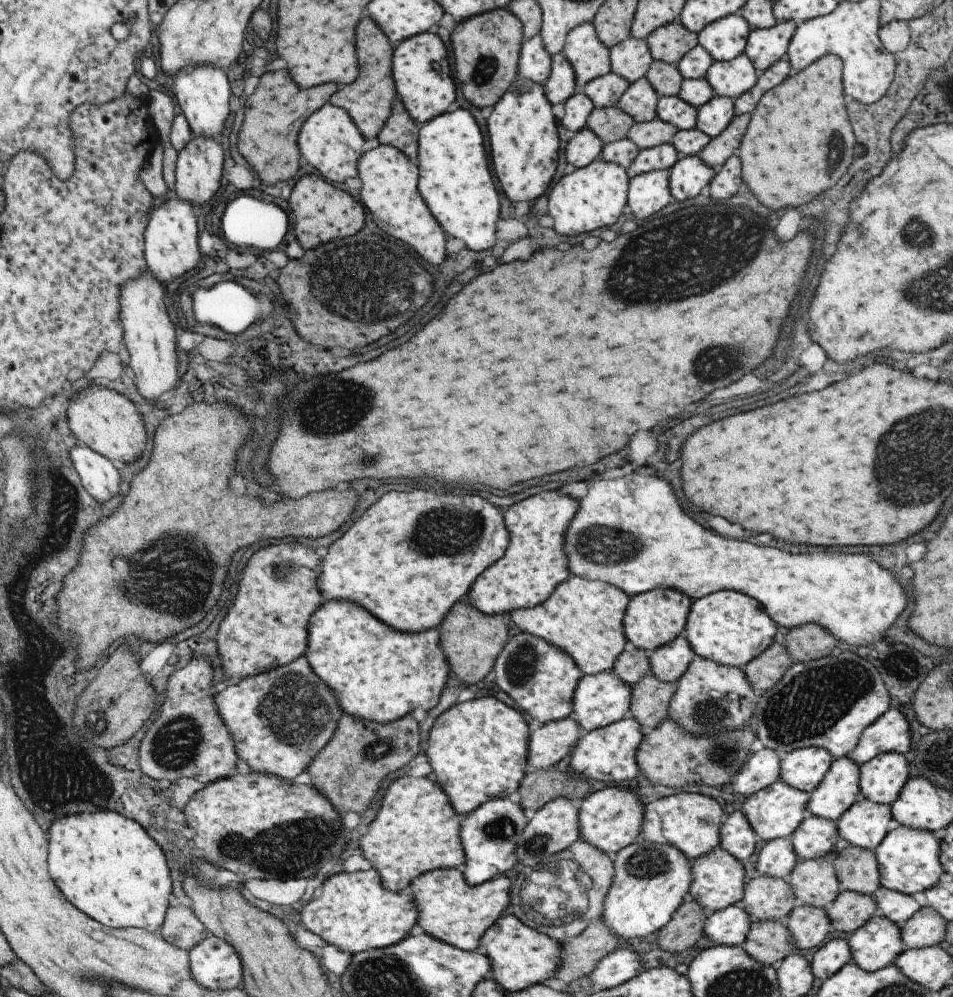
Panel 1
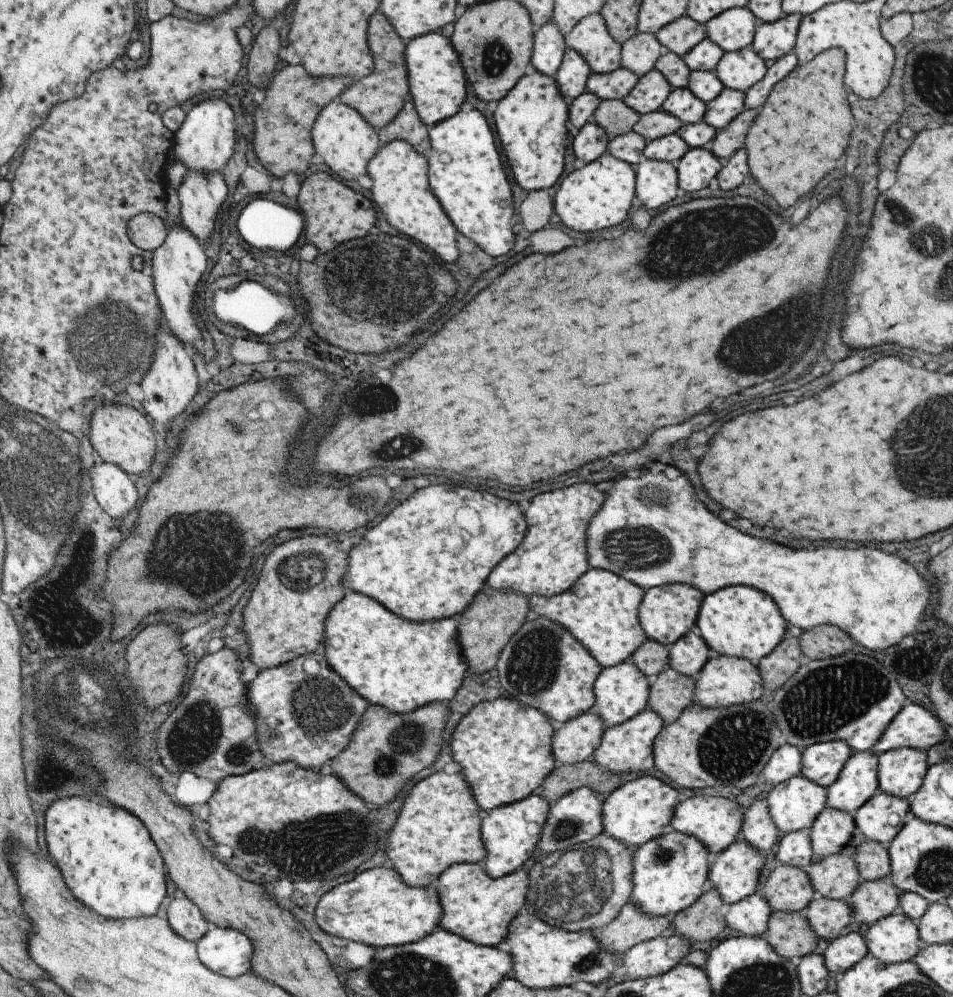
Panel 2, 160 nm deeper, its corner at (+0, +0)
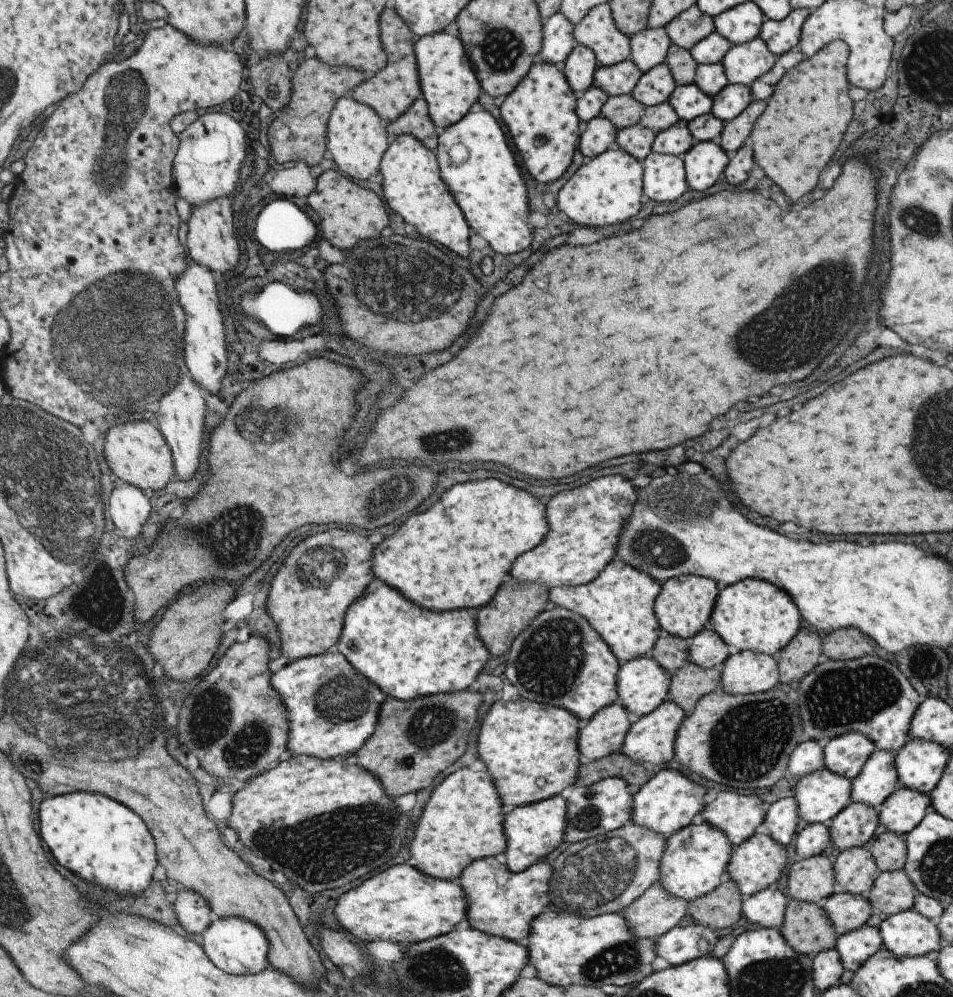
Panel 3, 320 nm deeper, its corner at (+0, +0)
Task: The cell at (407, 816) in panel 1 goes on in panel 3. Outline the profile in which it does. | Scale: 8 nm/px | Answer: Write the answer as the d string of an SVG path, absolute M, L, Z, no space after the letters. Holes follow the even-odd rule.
M467 767L455 770L435 786L418 819L409 848L415 859L413 867L430 877L453 881L459 878L461 871L474 860L502 857L506 849L505 835L502 833L502 820L506 810L498 799L493 777L487 770L474 772Z

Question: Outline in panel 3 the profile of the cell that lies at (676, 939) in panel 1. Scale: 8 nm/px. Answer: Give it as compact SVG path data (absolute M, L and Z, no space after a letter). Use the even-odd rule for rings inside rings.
M723 878L711 892L689 902L687 914L694 923L701 923L719 932L733 926L742 917L741 903L744 897L733 879Z

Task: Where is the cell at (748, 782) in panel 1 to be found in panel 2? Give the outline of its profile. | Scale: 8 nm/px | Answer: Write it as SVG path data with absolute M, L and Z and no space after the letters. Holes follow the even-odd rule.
M775 745L775 750L762 768L761 780L772 785L779 784L792 776L800 774L801 751L794 746Z

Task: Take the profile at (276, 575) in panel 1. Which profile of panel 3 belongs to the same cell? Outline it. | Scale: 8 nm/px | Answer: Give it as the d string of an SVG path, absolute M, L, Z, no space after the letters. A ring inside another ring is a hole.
M329 529L316 533L298 543L283 561L278 572L271 580L267 594L268 616L279 631L283 656L302 659L318 655L333 649L342 631L344 614L347 607L362 595L365 587L374 579L370 571L370 557L375 545L367 540L367 532L347 529Z

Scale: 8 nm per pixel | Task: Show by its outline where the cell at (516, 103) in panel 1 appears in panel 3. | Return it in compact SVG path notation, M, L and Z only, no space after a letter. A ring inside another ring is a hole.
M541 60L531 65L499 107L503 124L507 126L527 172L538 184L557 180L571 162L575 142L582 133L575 110L576 97L561 67Z

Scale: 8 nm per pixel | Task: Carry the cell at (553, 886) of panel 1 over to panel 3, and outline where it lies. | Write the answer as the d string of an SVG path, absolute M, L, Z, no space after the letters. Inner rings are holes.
M629 822L611 832L605 832L580 843L573 843L561 854L559 861L552 868L549 890L550 910L567 911L582 917L592 917L613 911L622 912L644 890L657 882L660 874L659 859L666 847L666 838L658 832Z

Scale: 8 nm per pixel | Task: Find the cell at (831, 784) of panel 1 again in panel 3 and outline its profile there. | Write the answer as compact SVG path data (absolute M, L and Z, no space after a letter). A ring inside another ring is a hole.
M874 750L864 762L856 777L851 779L850 797L853 803L865 803L876 807L880 805L900 785L894 770L894 754L886 750Z

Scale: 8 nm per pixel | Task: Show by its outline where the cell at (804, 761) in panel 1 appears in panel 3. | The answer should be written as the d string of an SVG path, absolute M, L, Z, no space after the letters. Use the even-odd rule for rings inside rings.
M845 733L826 741L822 761L828 771L852 779L858 775L875 745L861 733Z

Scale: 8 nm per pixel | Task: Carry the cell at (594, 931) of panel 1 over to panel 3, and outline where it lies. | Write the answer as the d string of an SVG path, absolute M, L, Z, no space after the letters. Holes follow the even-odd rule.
M653 883L621 912L636 937L653 939L676 927L686 915L688 900L670 895L661 883Z

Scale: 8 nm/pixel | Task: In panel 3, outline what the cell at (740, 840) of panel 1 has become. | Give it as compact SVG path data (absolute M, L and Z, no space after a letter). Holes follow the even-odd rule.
M784 797L767 806L760 829L781 846L787 846L800 826L801 820L794 798Z

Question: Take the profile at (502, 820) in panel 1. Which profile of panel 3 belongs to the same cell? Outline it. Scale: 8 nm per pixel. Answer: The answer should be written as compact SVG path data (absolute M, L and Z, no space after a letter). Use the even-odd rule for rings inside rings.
M555 795L536 803L508 808L502 820L506 849L502 861L511 872L521 872L535 863L540 856L555 850L564 840L566 825L566 800Z

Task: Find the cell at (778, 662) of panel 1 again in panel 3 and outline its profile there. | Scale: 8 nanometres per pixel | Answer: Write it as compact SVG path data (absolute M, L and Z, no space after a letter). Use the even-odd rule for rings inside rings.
M800 628L797 634L773 658L778 662L778 680L801 680L817 665L822 653L822 638L809 628Z

